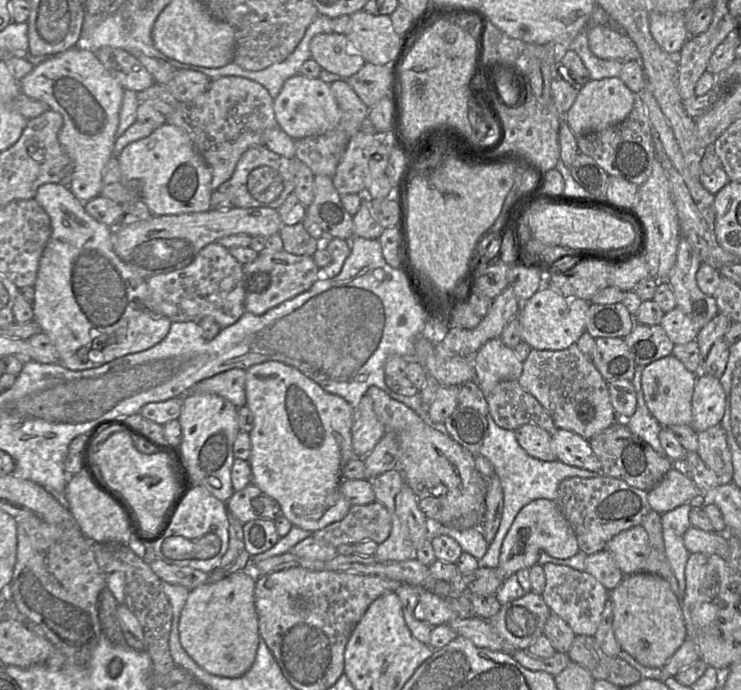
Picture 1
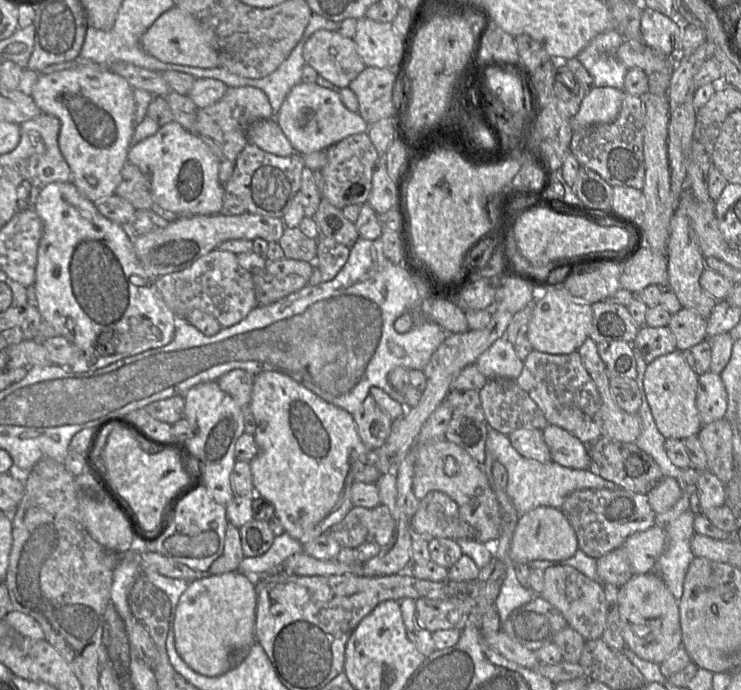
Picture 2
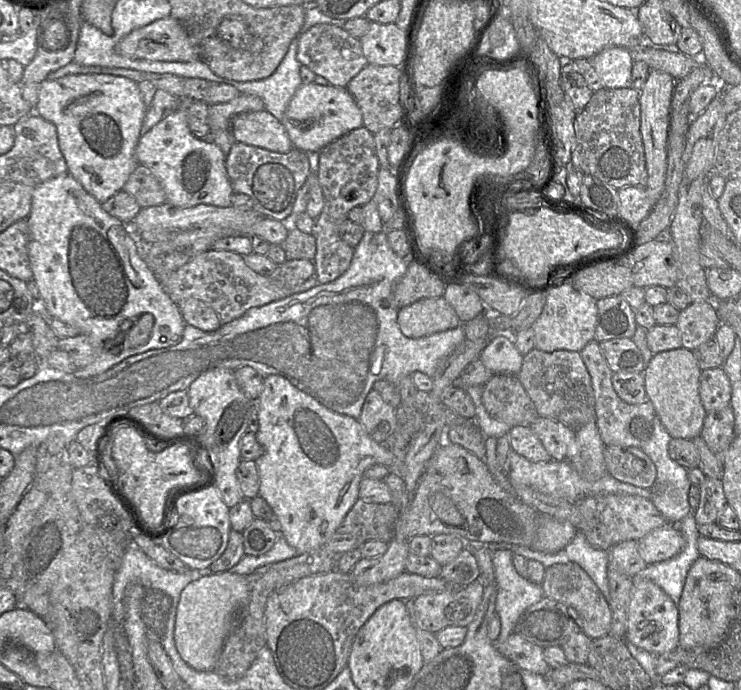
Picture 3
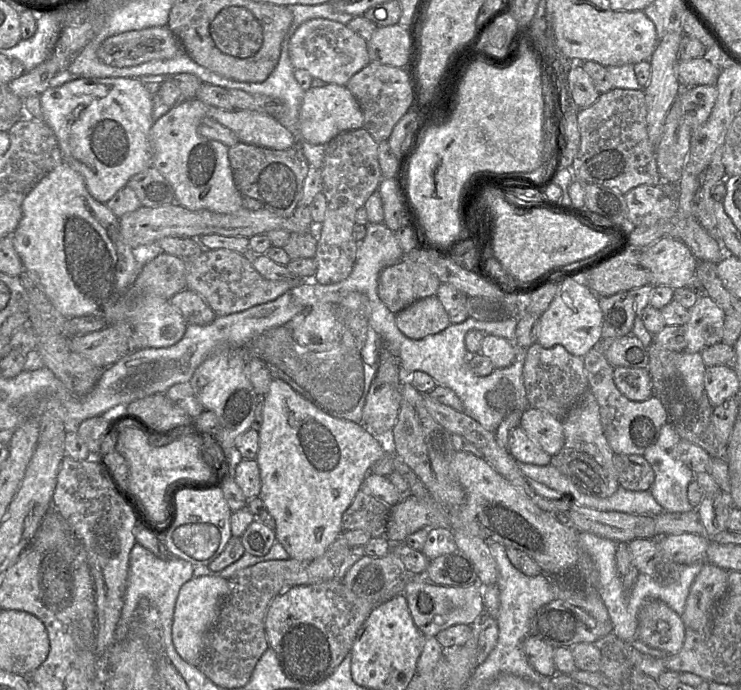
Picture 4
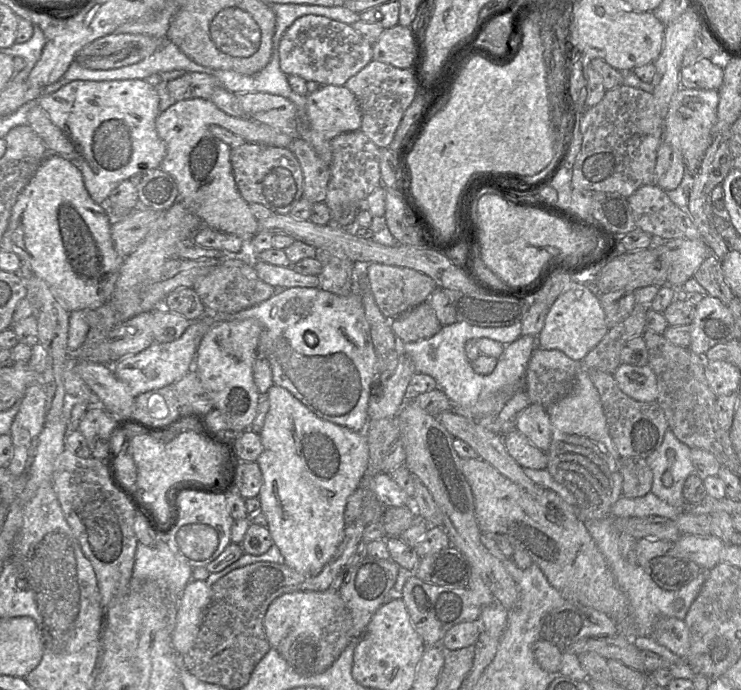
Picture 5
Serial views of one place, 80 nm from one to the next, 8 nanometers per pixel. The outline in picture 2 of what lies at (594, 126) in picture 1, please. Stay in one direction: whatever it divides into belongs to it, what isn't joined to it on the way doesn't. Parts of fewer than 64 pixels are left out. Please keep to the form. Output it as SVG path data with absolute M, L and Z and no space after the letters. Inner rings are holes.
M592 87L583 98L578 112L571 117L574 129L593 124L612 123L619 115L624 90L613 87Z

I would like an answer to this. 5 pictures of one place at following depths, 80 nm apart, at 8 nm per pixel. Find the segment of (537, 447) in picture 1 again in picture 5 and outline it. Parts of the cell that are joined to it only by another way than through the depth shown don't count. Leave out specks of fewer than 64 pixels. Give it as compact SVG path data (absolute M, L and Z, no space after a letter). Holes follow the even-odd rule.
M514 428L502 436L507 452L521 467L546 469L546 453L534 446L525 435Z

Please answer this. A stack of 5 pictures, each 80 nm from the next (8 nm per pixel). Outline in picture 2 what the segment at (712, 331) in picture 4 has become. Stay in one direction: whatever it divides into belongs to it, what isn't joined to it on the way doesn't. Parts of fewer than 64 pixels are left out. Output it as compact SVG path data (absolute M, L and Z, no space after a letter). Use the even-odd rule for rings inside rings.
M682 308L671 316L668 324L672 331L677 350L687 350L707 338L707 319L693 310Z

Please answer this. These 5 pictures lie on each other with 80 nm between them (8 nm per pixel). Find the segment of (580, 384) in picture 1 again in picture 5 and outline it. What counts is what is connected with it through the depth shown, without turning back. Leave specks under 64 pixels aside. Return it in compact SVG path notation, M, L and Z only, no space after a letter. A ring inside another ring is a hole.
M537 346L524 376L524 389L531 404L548 408L567 396L580 368L581 362L572 360L560 350L545 350Z

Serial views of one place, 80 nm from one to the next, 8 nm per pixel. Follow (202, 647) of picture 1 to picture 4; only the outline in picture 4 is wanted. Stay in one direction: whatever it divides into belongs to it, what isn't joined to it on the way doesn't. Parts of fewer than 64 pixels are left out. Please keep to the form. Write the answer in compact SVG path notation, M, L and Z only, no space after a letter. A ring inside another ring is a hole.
M218 575L193 577L181 587L175 606L172 640L177 653L189 664L197 666L204 636L214 624L221 602L228 593L228 579Z

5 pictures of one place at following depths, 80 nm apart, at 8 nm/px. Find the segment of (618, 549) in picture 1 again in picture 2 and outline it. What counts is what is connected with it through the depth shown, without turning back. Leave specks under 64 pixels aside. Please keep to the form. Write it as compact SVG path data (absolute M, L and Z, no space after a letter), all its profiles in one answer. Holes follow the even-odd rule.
M654 525L645 531L636 532L621 547L628 556L634 575L651 572L666 548L665 526Z

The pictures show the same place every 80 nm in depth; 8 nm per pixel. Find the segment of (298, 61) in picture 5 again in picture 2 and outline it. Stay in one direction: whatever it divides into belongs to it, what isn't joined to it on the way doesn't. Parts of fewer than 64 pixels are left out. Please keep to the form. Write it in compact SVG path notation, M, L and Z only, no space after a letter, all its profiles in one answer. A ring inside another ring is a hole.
M325 29L317 30L309 37L303 47L303 58L306 64L317 71L318 75L331 82L335 89L349 87L349 84L366 67L352 38L342 36L338 31Z

